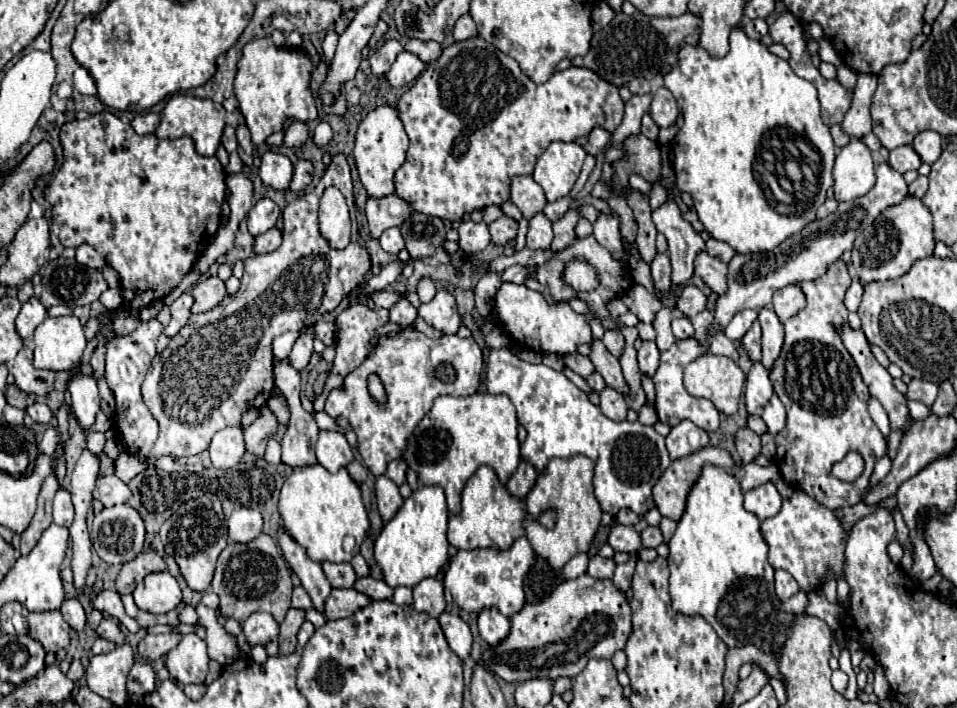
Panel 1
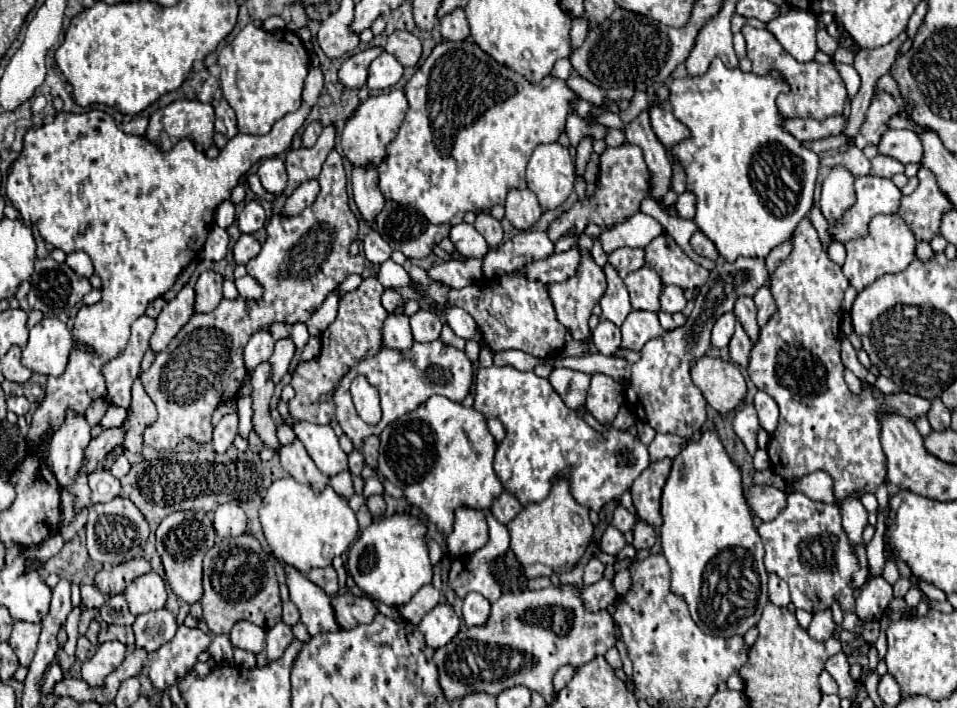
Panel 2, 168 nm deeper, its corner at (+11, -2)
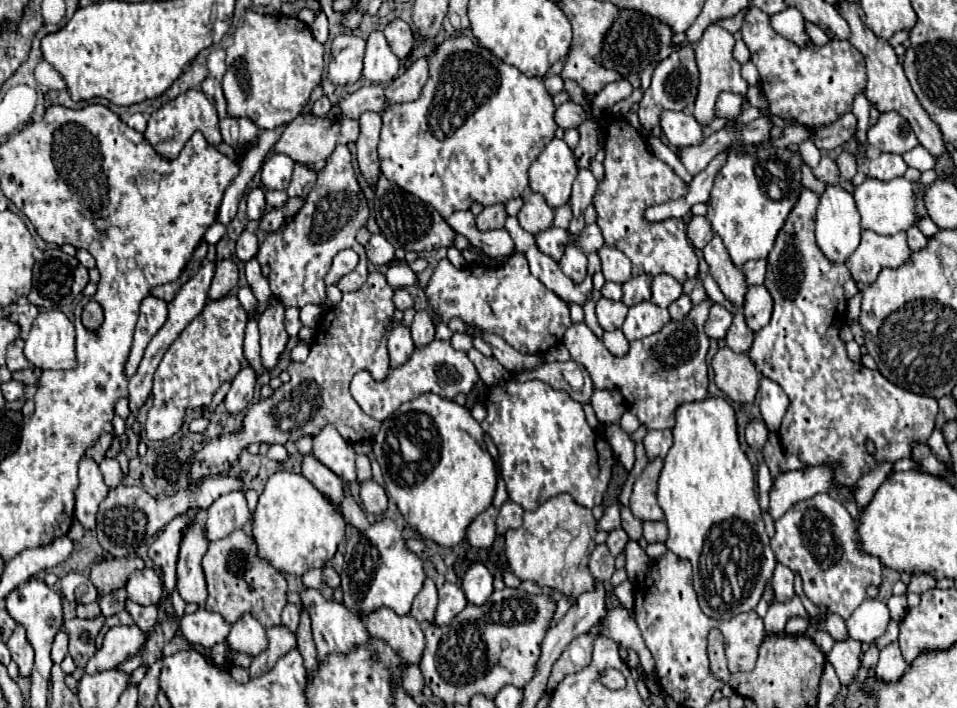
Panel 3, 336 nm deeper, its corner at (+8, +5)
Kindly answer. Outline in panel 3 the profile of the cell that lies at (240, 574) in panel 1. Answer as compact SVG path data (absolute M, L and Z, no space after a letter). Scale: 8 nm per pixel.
M236 529L230 535L210 541L208 553L202 559L202 569L208 583L206 609L220 613L226 623L236 623L244 613L250 613L264 627L280 625L280 613L286 605L288 583L280 571L276 571L268 559L258 555L258 545L250 533Z

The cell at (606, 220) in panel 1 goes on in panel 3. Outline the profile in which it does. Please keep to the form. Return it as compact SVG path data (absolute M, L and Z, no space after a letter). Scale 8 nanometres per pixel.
M606 281L606 285L600 289L600 293L604 295L604 299L610 299L610 301L622 301L622 285L620 285L620 283Z

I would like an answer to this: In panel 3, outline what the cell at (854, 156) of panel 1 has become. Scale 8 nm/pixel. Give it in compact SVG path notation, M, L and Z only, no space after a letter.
M840 185L826 187L826 191L820 195L818 215L816 215L816 243L822 249L822 253L830 261L848 261L852 251L860 243L860 213L856 207L856 199L850 191L846 191Z

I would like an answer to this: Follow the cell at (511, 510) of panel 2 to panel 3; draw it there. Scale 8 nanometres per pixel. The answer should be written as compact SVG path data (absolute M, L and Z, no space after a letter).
M506 501L498 513L498 519L496 519L496 527L500 533L506 533L508 529L516 529L520 527L522 523L522 515L524 515L524 509L514 503L514 501Z

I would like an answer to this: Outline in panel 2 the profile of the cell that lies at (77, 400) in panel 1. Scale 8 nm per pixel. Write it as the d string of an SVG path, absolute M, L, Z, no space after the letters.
M69 412L65 424L51 438L49 458L47 458L47 464L53 470L53 474L57 476L61 488L65 488L65 490L69 490L73 494L73 500L75 500L75 506L77 506L77 514L83 508L91 508L91 490L89 490L89 484L87 484L87 474L83 472L85 446L89 446L89 440L91 440L91 426L87 424L87 420L85 418L77 418L73 412Z

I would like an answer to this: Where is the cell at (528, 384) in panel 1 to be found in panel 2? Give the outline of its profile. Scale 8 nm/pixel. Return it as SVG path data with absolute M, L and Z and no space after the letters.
M511 366L479 368L473 408L499 418L505 428L505 438L495 450L493 468L503 488L517 494L521 506L541 502L553 484L551 480L567 476L573 498L581 506L599 512L609 500L621 498L649 466L647 446L641 440L615 428L609 432L593 430L565 406L549 380L535 376L535 372L519 372Z

